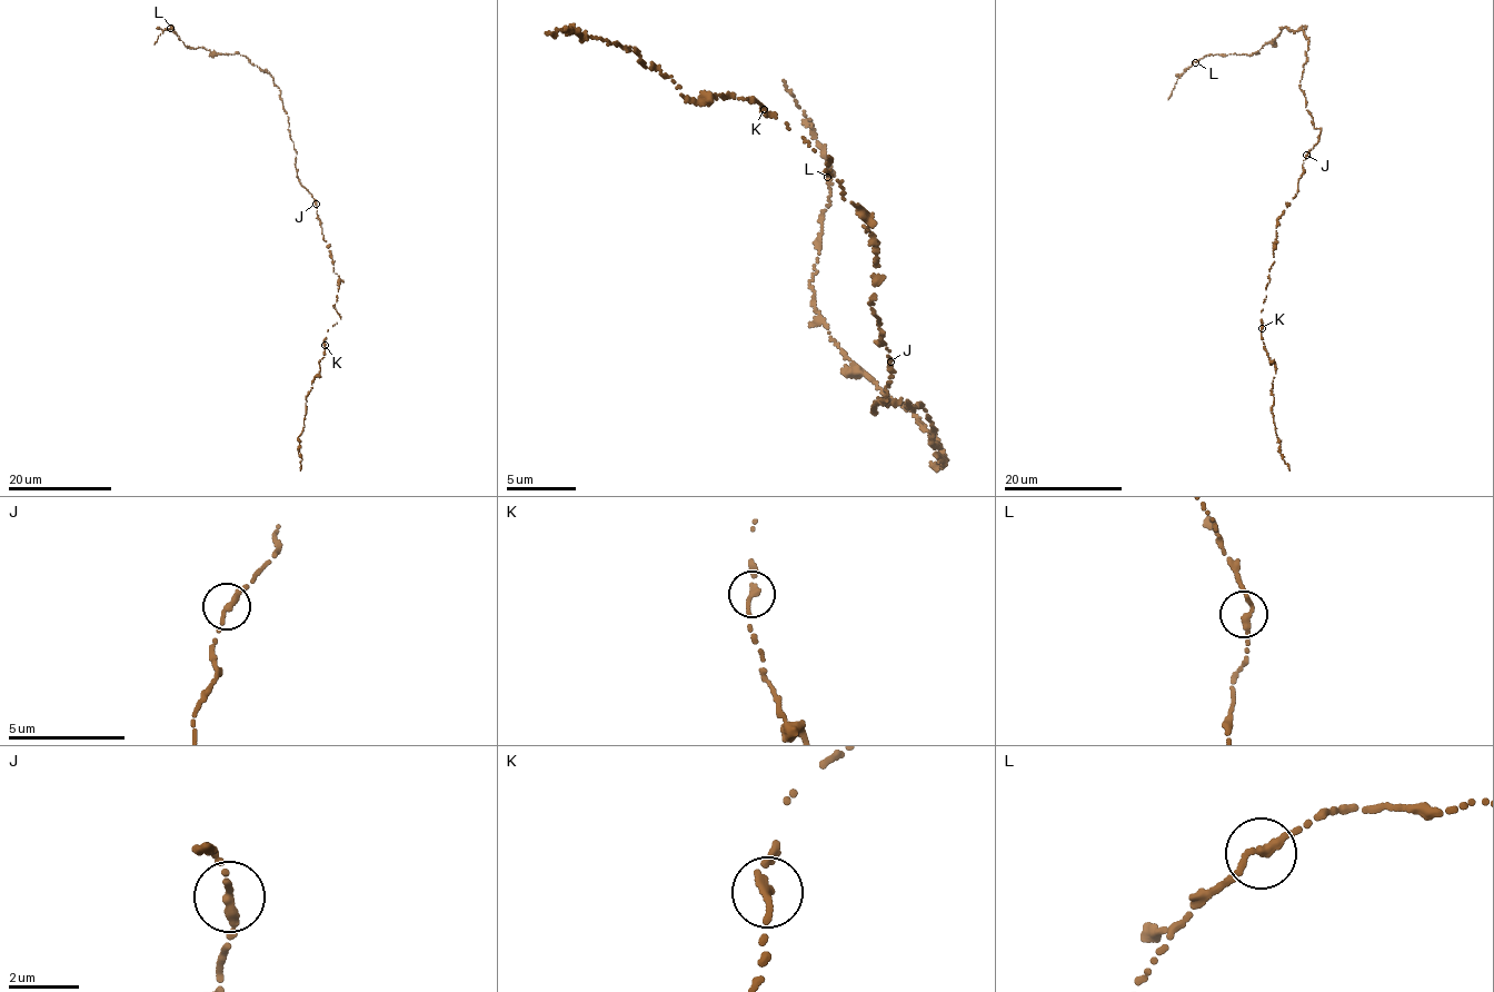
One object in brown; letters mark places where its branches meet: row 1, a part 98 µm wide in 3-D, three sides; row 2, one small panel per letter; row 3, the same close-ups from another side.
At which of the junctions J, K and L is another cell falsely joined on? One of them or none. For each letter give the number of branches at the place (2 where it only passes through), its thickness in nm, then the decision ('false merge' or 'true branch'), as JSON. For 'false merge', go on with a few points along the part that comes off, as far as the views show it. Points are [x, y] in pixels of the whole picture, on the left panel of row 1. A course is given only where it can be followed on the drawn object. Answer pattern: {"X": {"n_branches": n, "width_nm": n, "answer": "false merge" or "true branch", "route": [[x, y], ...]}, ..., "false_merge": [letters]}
{"J": {"n_branches": 2, "width_nm": 240, "answer": "true branch"}, "K": {"n_branches": 2, "width_nm": 200, "answer": "true branch"}, "L": {"n_branches": 2, "width_nm": 200, "answer": "true branch"}, "false_merge": []}

